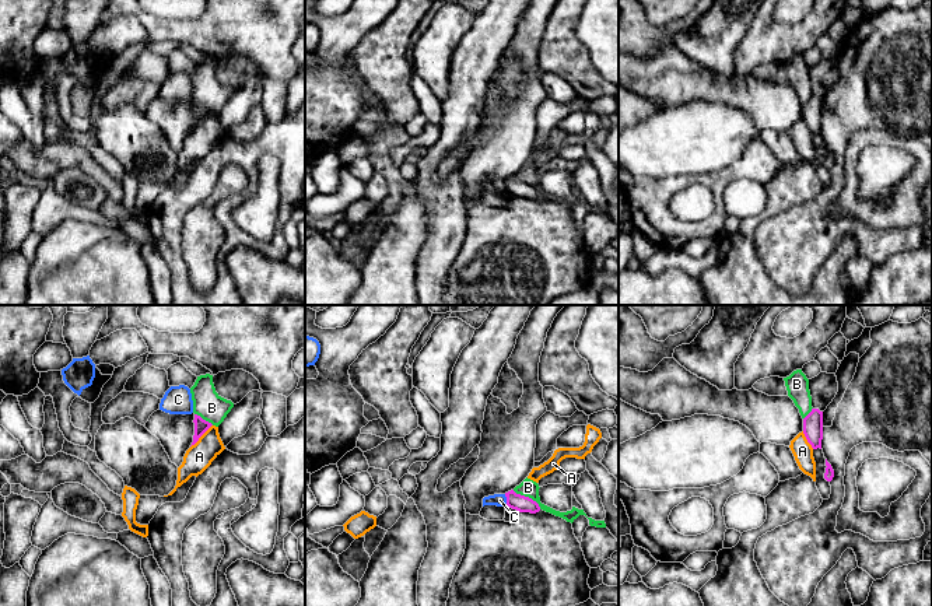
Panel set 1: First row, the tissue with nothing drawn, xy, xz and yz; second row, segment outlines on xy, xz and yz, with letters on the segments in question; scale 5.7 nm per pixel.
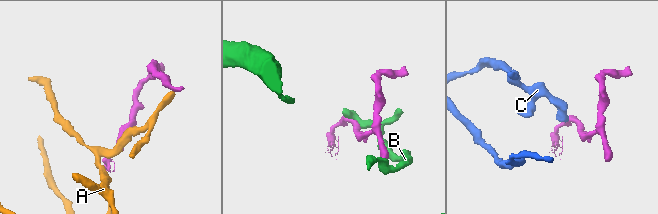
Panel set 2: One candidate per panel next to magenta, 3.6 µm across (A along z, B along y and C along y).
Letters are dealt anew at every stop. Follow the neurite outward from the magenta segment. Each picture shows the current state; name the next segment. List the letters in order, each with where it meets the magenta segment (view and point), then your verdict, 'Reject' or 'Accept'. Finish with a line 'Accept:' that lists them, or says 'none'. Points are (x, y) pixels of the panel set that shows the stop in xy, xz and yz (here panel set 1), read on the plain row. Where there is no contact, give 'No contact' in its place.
A: Touches magenta at xy (202, 121). Reject
B: Touches magenta at xz (528, 184). Reject
C: Touches magenta at xz (507, 186). Reject
Accept: none

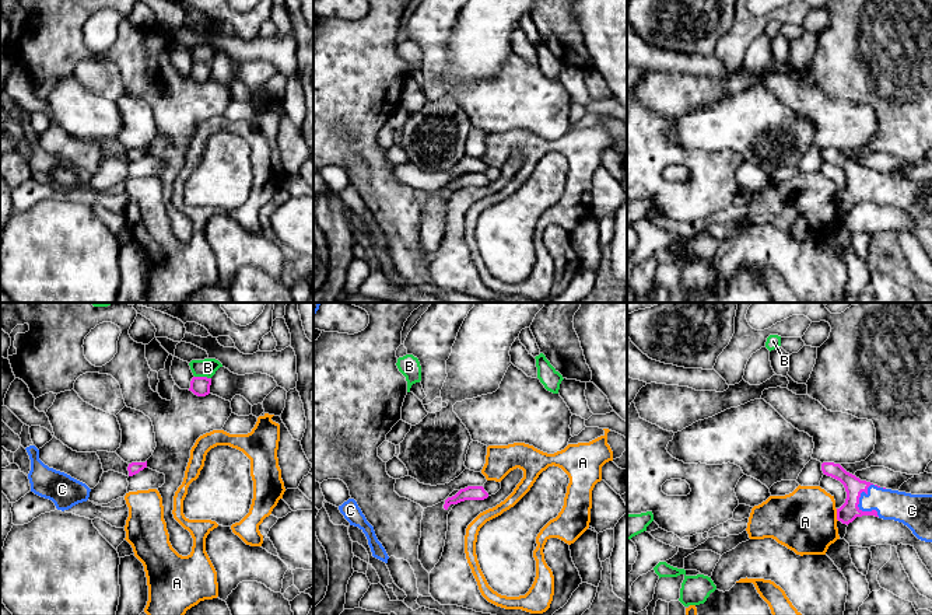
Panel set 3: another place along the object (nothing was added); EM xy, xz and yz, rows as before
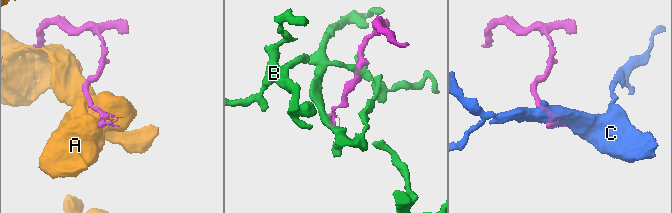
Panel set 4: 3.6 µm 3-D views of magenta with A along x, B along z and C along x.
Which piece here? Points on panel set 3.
A: Touches magenta at yz (837, 201). Reject
B: Touches magenta at xy (203, 63). Reject
C: Touches magenta at yz (858, 189). Accept
Accept: C

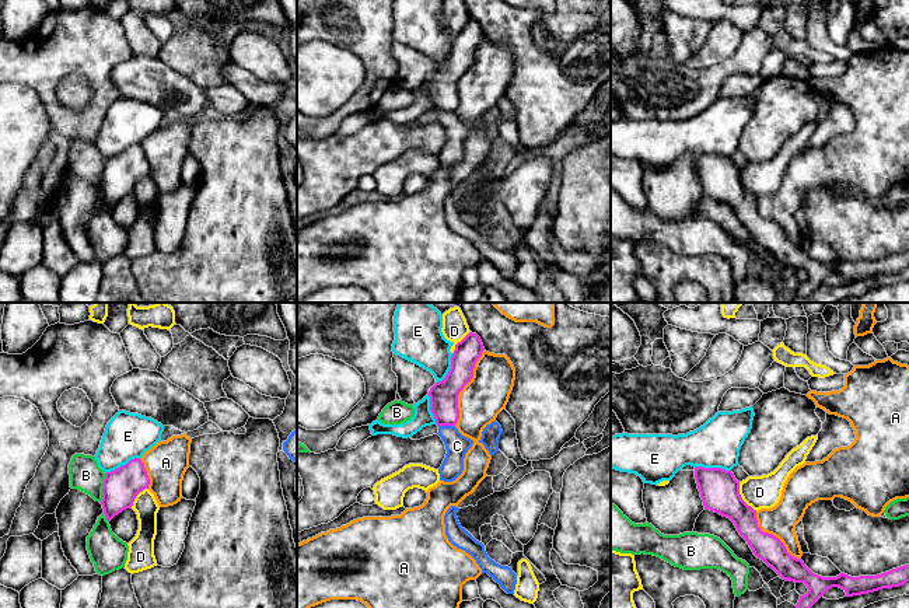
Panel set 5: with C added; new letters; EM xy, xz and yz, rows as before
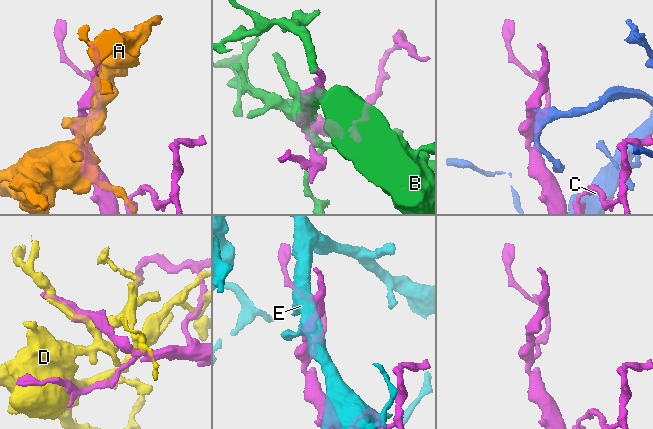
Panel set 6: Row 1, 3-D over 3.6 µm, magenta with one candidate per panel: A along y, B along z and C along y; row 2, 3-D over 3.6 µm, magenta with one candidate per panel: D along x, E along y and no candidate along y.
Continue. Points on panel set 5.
A: Touches magenta at xz (464, 72). Reject
B: Touches magenta at xy (102, 174). Reject
C: Touches magenta at xz (447, 111). Reject
D: Touches magenta at yz (741, 184). Reject
E: Touches magenta at yz (713, 154). Reject
Accept: none

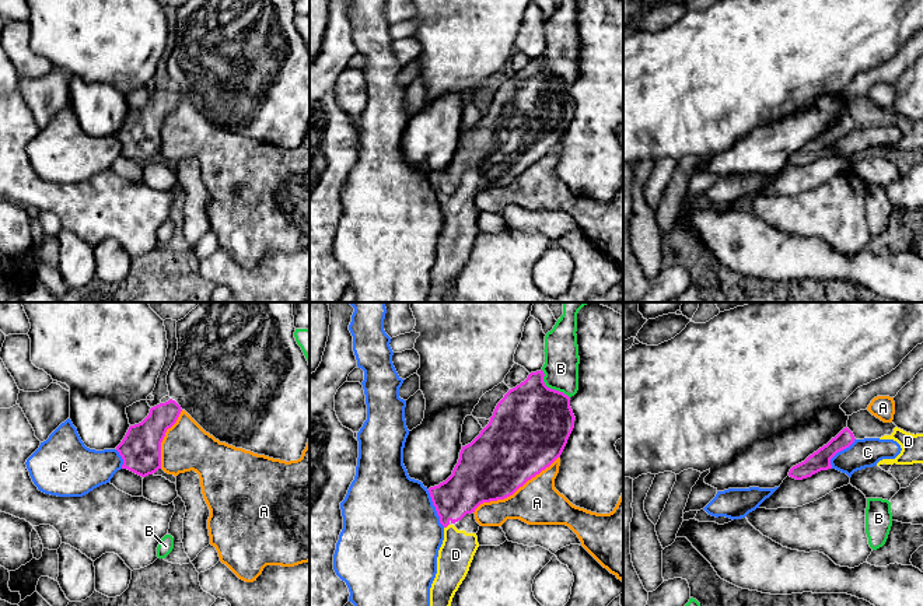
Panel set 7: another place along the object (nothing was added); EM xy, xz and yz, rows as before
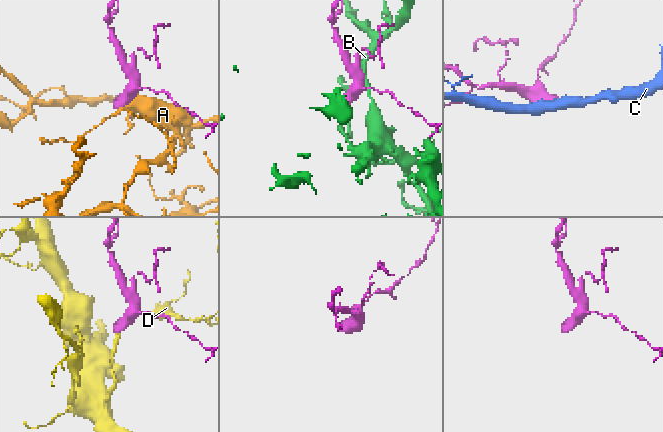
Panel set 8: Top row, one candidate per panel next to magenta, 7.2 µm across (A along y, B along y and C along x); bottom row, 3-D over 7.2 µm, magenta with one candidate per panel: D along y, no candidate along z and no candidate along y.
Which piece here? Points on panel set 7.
A: Touches magenta at xz (516, 177). Reject
B: Touches magenta at xz (549, 74). Reject
C: Touches magenta at xz (436, 195). Reject
D: Touches magenta at xz (446, 213). Accept
Accept: D

